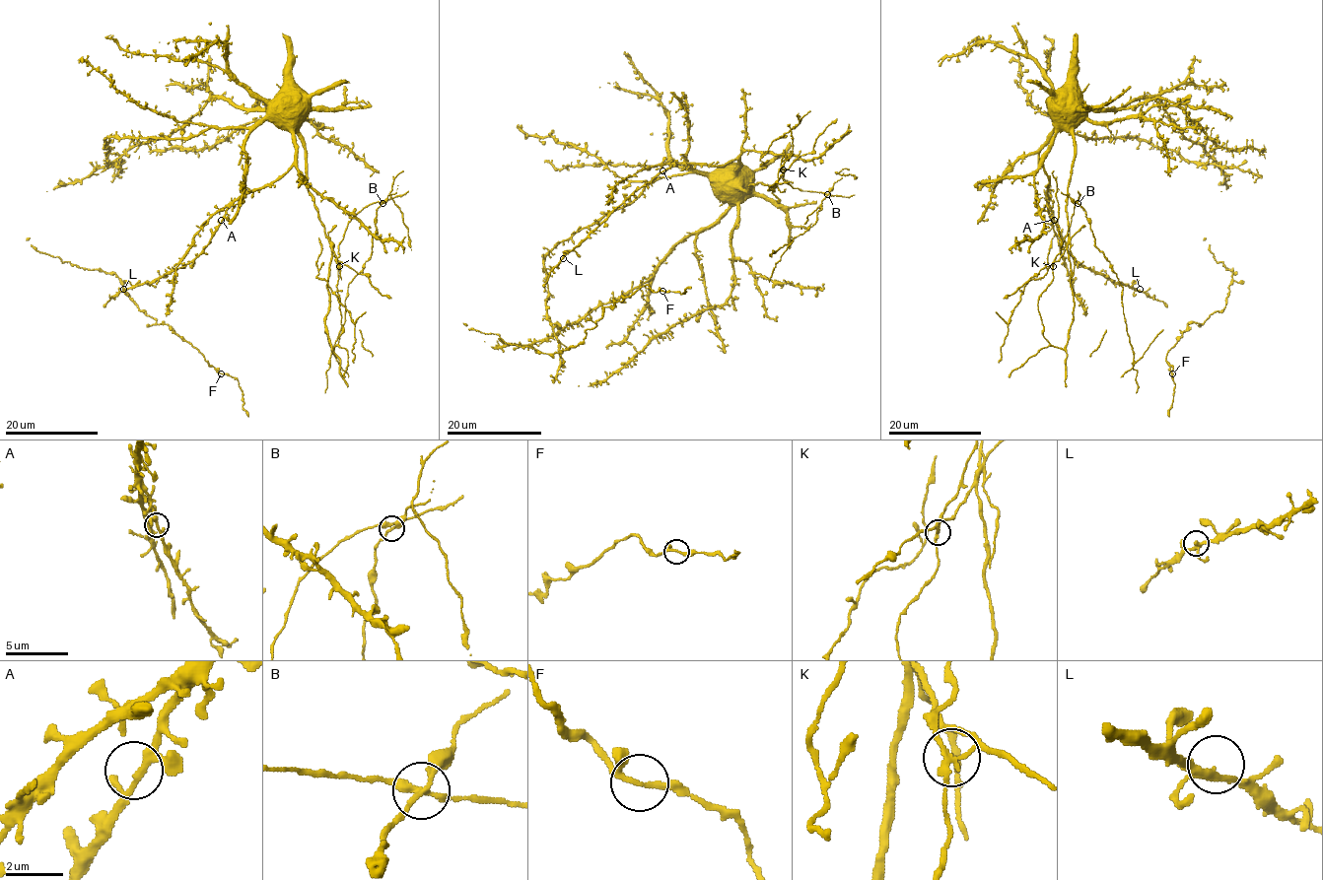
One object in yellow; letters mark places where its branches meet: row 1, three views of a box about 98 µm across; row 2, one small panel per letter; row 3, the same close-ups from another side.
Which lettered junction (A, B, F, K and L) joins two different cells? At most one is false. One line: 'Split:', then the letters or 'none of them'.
Split: K

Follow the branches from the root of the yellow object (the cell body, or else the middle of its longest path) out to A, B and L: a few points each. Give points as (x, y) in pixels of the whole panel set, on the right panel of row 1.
A: (1043, 166), (1049, 176), (1047, 204), (1054, 220)
B: (1043, 166), (1050, 139), (1067, 130), (1074, 139), (1069, 240), (1056, 261), (1077, 203)
L: (1043, 166), (1049, 176), (1047, 204), (1065, 241), (1067, 250), (1087, 268), (1115, 282), (1140, 289)

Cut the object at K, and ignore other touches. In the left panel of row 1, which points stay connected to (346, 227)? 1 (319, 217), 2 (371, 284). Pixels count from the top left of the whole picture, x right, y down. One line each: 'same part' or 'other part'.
1: same part
2: other part

